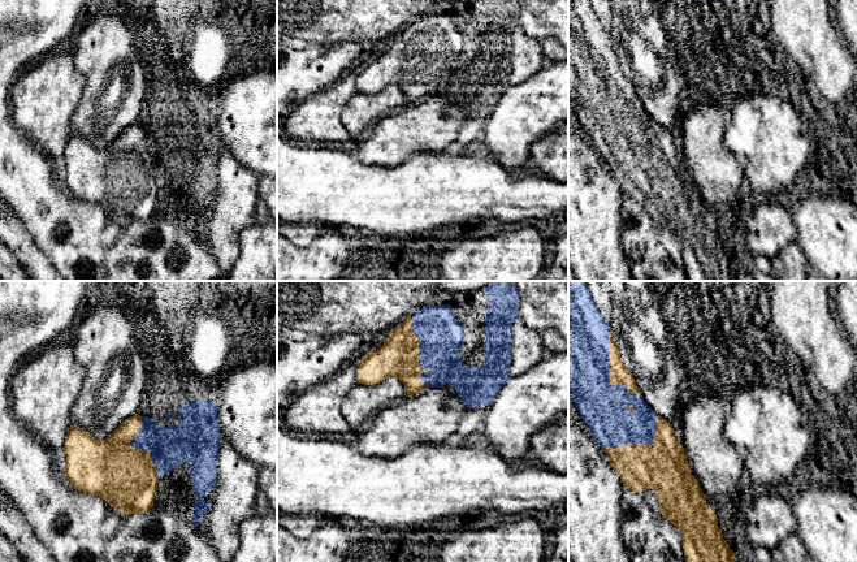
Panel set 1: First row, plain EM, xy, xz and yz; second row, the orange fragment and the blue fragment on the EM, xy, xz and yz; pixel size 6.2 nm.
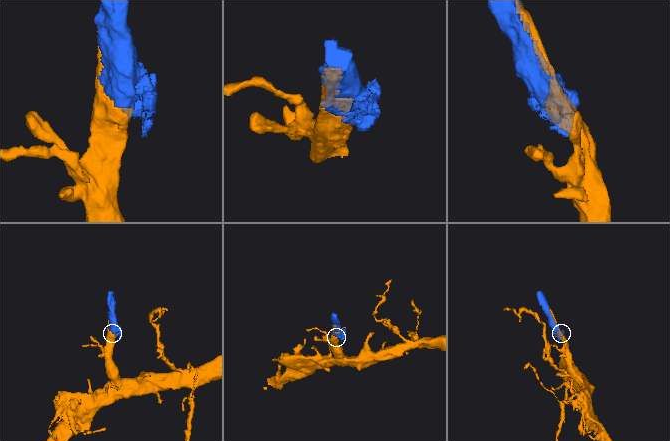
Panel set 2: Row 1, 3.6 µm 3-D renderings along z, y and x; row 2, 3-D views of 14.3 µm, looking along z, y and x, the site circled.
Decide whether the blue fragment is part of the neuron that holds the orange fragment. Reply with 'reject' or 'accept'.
accept

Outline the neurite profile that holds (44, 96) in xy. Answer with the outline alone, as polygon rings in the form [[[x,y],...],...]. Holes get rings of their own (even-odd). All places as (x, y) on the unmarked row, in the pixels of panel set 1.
[[[48,53],[36,65],[29,65],[12,87],[13,124],[52,160],[55,177],[64,182],[66,165],[65,146],[70,137],[72,116],[78,107],[85,87],[85,77],[75,69],[75,53]]]

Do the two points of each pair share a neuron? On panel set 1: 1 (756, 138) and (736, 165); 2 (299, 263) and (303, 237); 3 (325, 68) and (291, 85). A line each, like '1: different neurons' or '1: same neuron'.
1: different neurons
2: different neurons
3: same neuron

